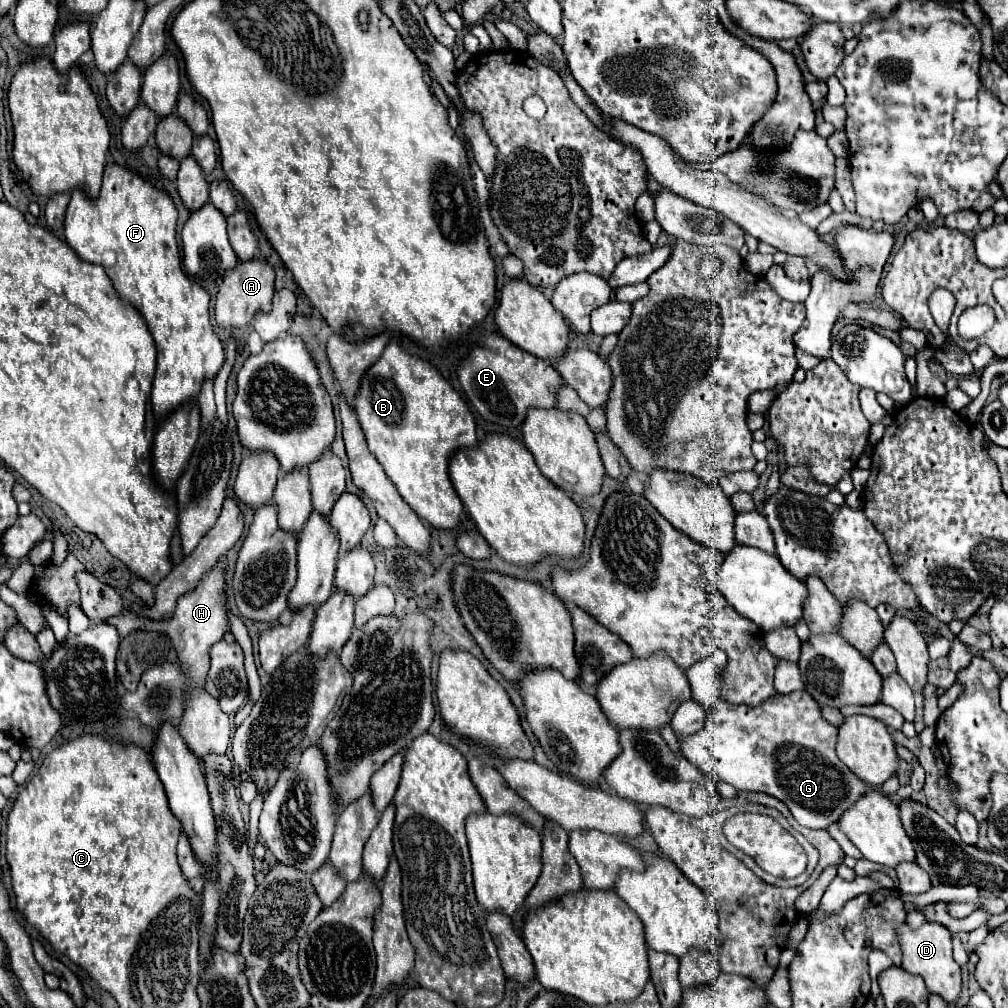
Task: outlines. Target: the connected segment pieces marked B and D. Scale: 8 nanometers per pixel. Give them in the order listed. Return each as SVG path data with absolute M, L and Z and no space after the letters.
M391 340L363 376L355 412L371 454L413 512L433 528L457 528L463 502L451 484L449 460L457 448L475 448L477 432L469 406L451 384L429 362L407 354Z
M935 922L923 924L919 930L909 930L907 924L899 926L899 940L903 950L903 964L901 968L909 974L917 974L925 980L929 994L941 996L947 1004L957 1004L961 996L961 968L951 956L951 932Z

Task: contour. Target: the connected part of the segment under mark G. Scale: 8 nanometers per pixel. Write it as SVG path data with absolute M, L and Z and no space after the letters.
M797 690L779 698L771 698L761 706L715 702L705 718L703 728L687 738L681 738L683 756L693 762L705 776L719 778L731 784L739 792L765 792L791 810L793 818L807 828L827 830L839 822L841 814L849 810L869 790L867 782L861 782L835 754L837 728L821 716L821 706L809 696L807 690Z

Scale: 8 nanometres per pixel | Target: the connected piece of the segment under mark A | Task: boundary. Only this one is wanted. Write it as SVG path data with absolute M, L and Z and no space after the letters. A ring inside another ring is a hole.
M251 258L251 260L245 260L245 262L237 262L237 266L233 270L227 270L223 274L223 280L219 284L219 292L217 292L217 300L215 300L217 322L221 326L237 328L237 326L249 324L259 310L269 312L273 290L275 290L273 280L275 280L275 272L265 260Z

